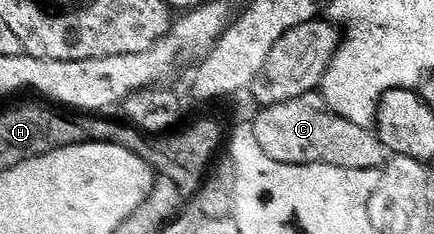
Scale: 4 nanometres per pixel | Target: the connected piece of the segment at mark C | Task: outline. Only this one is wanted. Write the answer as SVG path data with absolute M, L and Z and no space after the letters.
M307 92L304 96L298 96L287 102L260 107L259 113L253 119L257 146L273 158L273 162L285 162L286 164L324 164L325 166L341 166L345 170L369 170L378 169L385 160L385 149L379 137L374 131L357 126L345 118L341 118L336 112L327 109L322 95L315 92Z

